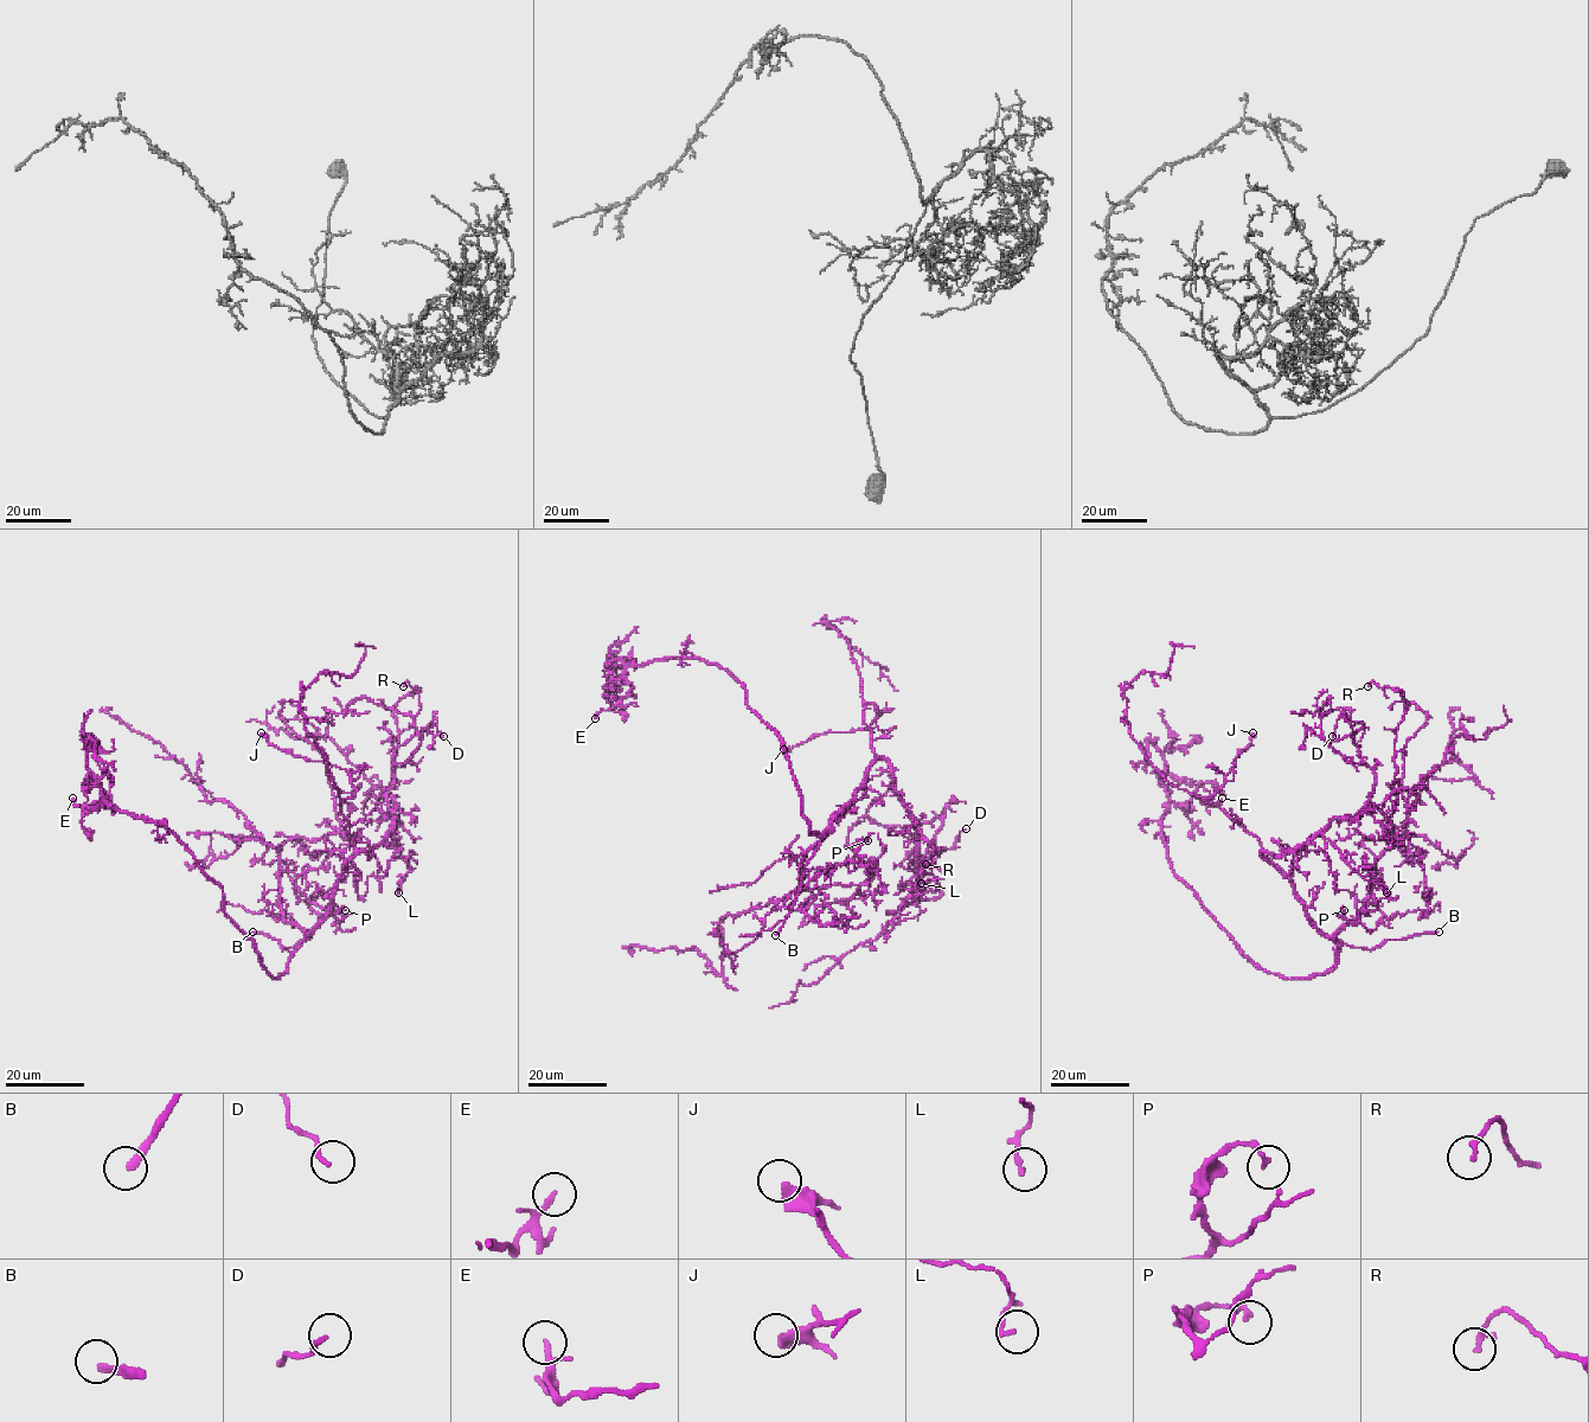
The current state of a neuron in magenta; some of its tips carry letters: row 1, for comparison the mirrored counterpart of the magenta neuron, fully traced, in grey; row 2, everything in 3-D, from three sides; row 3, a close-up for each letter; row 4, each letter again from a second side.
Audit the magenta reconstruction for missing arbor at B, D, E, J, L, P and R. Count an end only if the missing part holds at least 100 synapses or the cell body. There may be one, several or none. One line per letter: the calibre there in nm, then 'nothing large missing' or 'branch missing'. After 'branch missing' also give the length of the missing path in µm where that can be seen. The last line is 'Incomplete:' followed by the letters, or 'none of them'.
B: 240 nm | branch missing | 120 µm
D: 160 nm | nothing large missing
E: 160 nm | nothing large missing
J: 380 nm | nothing large missing
L: 190 nm | nothing large missing
P: 170 nm | nothing large missing
R: 200 nm | nothing large missing
Incomplete: B

